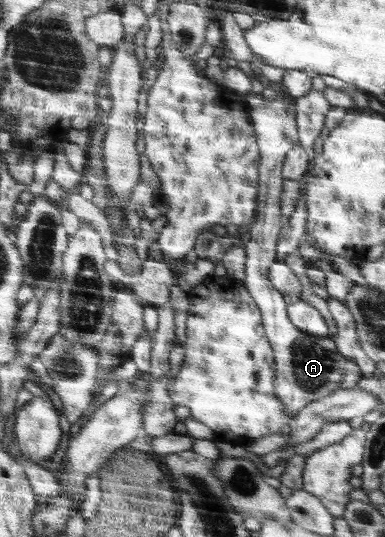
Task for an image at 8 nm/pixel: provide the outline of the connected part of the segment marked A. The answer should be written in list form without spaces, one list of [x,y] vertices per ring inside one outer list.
[[[251,91],[244,97],[246,103],[250,103],[254,127],[258,127],[258,143],[262,143],[262,207],[258,207],[258,223],[250,225],[250,239],[243,245],[247,257],[242,282],[260,310],[262,327],[274,352],[274,394],[285,404],[286,416],[294,419],[302,407],[332,394],[334,390],[356,386],[364,375],[352,358],[342,356],[337,350],[337,342],[332,336],[315,337],[294,326],[284,294],[274,288],[269,278],[269,269],[277,260],[278,238],[286,222],[281,213],[283,163],[288,151],[299,143],[296,101],[288,96],[275,96],[272,101],[265,101],[262,94]]]

